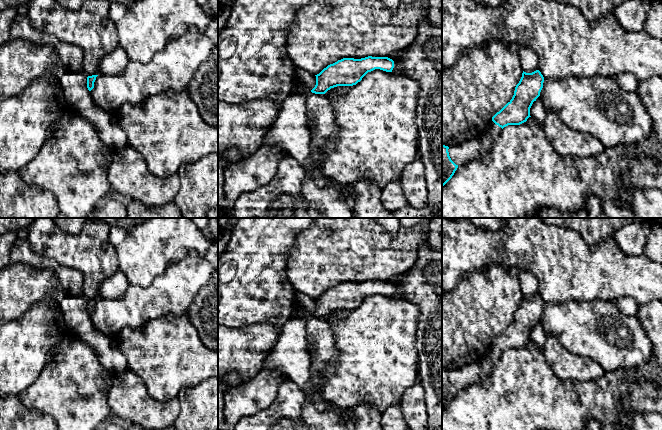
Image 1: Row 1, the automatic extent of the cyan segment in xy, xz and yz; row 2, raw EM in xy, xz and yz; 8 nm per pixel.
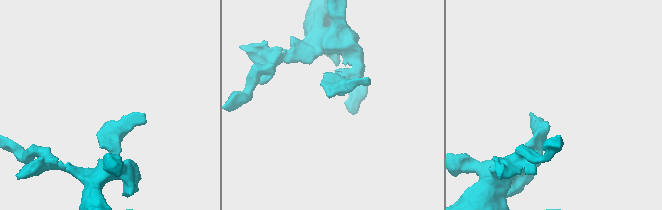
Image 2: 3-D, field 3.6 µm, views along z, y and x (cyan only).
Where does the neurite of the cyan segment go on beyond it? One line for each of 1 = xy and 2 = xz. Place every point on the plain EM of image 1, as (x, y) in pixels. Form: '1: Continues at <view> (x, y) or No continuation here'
1: No continuation here
2: No continuation here

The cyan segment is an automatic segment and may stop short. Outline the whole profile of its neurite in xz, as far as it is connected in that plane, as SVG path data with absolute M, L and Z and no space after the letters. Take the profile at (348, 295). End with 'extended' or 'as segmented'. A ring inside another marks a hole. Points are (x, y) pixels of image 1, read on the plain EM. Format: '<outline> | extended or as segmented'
M388 281L343 282L315 299L316 309L311 316L325 318L337 310L353 310L360 306L368 296L375 293L392 296L393 292L394 285Z | as segmented

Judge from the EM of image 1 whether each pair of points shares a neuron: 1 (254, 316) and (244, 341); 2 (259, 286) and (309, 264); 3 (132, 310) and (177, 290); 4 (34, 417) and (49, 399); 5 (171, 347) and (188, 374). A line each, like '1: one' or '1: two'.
1: two
2: two
3: one
4: two
5: one

